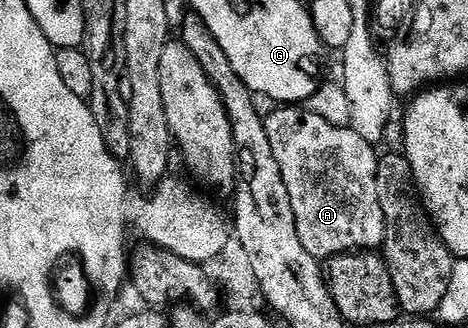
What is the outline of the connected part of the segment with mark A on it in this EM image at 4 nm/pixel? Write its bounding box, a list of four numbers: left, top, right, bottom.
[264,107,385,259]

